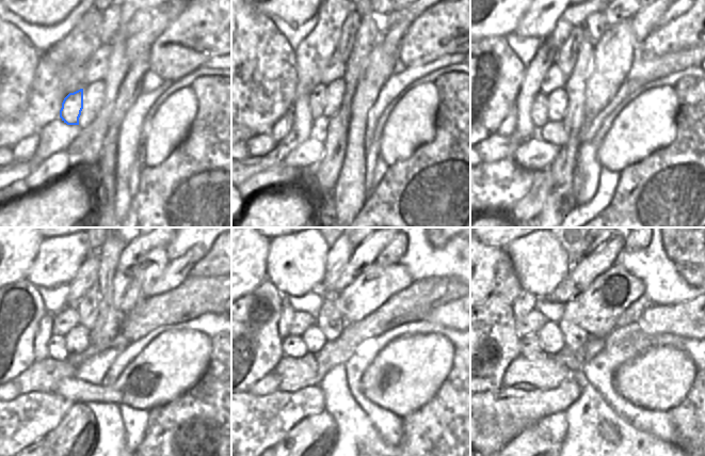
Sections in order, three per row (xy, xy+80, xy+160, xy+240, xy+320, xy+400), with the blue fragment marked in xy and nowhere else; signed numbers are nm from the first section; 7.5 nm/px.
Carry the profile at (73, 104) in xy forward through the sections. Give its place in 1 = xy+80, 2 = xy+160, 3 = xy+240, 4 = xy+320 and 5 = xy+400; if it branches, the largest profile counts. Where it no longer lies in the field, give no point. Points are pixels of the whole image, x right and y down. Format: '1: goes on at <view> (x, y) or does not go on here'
1: goes on at xy+80 (317, 96)
2: goes on at xy+160 (540, 108)
3: goes on at xy+240 (57, 347)
4: goes on at xy+320 (291, 346)
5: goes on at xy+400 (530, 347)

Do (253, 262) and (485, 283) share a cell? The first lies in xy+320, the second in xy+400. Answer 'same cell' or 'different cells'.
same cell

